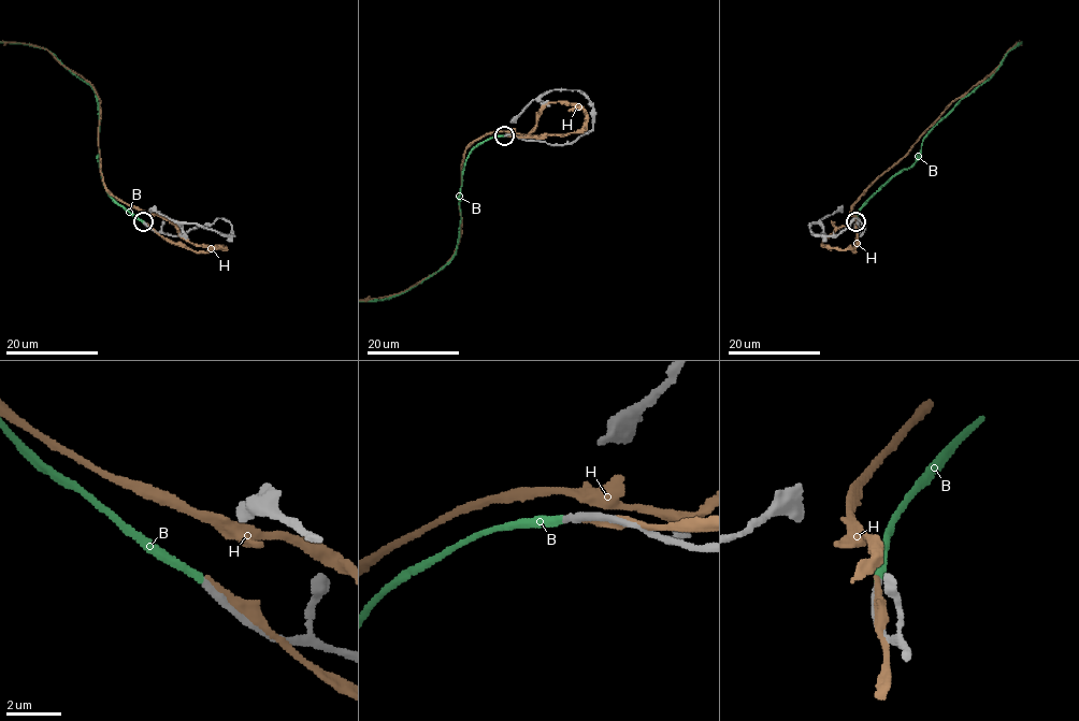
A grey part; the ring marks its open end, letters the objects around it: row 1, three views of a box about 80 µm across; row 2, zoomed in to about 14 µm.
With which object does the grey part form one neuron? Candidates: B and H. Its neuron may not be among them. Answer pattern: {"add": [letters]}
{"add": ["B"]}

